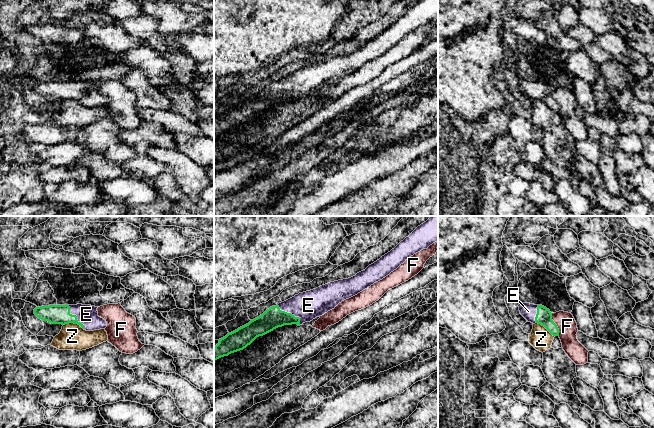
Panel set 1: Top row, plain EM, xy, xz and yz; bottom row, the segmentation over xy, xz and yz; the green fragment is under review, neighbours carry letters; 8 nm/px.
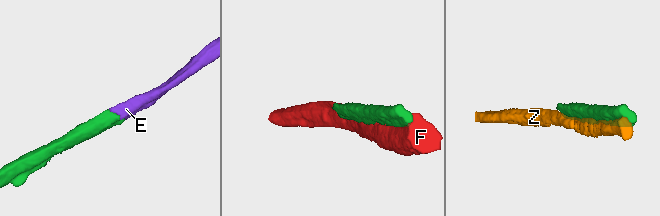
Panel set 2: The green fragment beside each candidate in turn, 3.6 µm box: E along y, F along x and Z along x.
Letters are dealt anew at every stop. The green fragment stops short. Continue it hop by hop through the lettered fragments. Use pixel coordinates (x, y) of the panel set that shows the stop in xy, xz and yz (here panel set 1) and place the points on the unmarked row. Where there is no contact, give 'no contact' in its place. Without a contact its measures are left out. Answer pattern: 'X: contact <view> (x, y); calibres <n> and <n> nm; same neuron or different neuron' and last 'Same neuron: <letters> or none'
E: contact xz (290, 89); calibres 170 and 220 nm; same neuron
F: contact yz (555, 100); calibres 130 and 150 nm; different neuron
Z: contact xy (73, 98); calibres 160 and 220 nm; different neuron
Same neuron: E

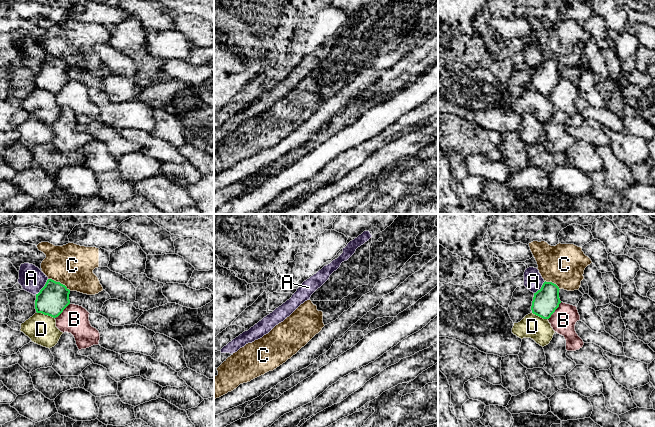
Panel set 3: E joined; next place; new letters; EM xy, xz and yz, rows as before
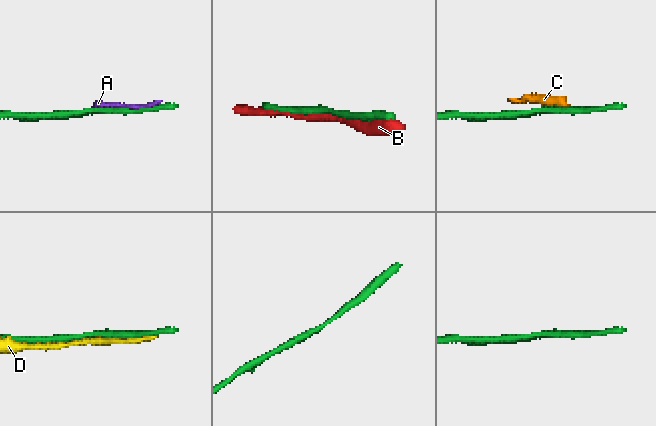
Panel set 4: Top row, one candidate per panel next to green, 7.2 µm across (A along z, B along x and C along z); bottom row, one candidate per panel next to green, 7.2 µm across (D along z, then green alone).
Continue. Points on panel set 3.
A: contact xy (43, 63); calibres 240 and 200 nm; different neuron
B: contact yz (554, 87); calibres 200 and 200 nm; different neuron
C: contact xy (59, 58); calibres 240 and 340 nm; different neuron
D: contact xy (46, 90); calibres 240 and 240 nm; different neuron
Same neuron: none

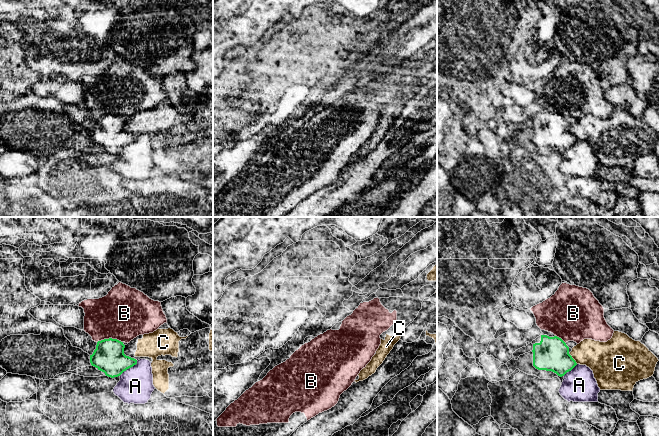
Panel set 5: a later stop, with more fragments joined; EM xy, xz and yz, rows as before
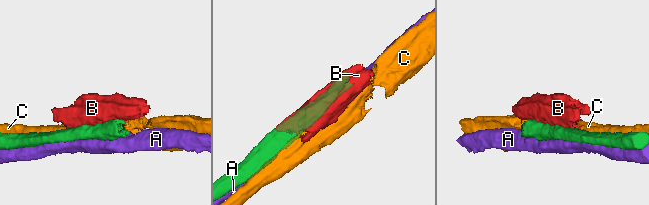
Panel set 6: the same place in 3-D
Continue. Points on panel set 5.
A: contact xy (128, 144); calibres 240 and 280 nm; different neuron
B: contact xy (109, 114); calibres 240 and 420 nm; different neuron
C: contact yz (573, 135); calibres 280 and 280 nm; different neuron
Same neuron: none

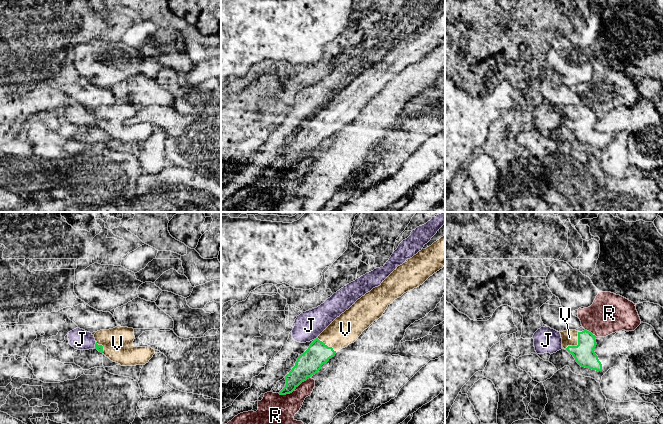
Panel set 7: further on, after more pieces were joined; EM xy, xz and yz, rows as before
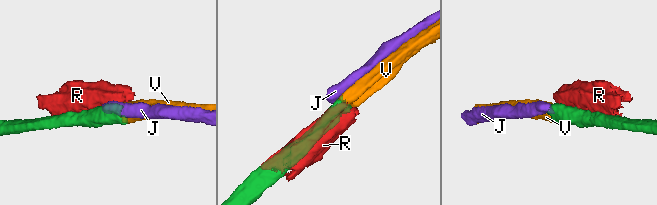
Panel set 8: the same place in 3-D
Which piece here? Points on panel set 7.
J: contact xz (316, 114); calibres 190 and 220 nm; different neuron
R: contact xz (296, 162); calibres 190 and 260 nm; different neuron
V: contact yz (578, 120); calibres 170 and 130 nm; same neuron
Same neuron: V

